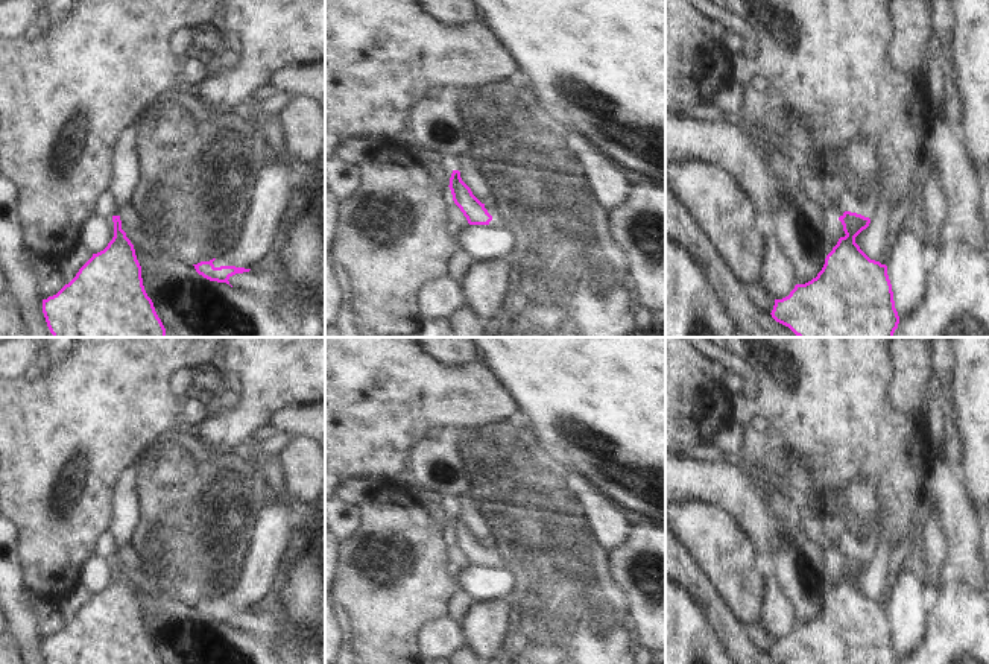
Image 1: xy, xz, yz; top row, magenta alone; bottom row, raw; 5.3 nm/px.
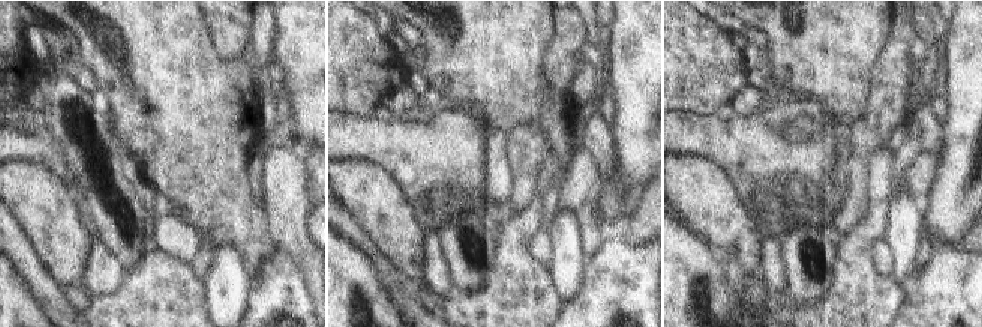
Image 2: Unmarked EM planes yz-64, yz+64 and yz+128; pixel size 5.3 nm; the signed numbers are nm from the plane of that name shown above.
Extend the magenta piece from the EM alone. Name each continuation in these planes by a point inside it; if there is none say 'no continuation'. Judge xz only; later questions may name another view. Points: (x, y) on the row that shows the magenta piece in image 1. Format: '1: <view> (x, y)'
1: xz (497, 221)

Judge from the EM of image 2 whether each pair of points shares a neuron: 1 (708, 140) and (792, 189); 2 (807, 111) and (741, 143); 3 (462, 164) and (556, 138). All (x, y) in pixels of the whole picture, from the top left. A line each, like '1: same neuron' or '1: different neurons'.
1: same neuron
2: same neuron
3: different neurons

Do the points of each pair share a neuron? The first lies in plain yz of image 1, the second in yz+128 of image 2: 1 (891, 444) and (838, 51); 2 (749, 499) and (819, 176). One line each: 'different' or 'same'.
1: same
2: same

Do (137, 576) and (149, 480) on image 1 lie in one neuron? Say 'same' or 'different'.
same

